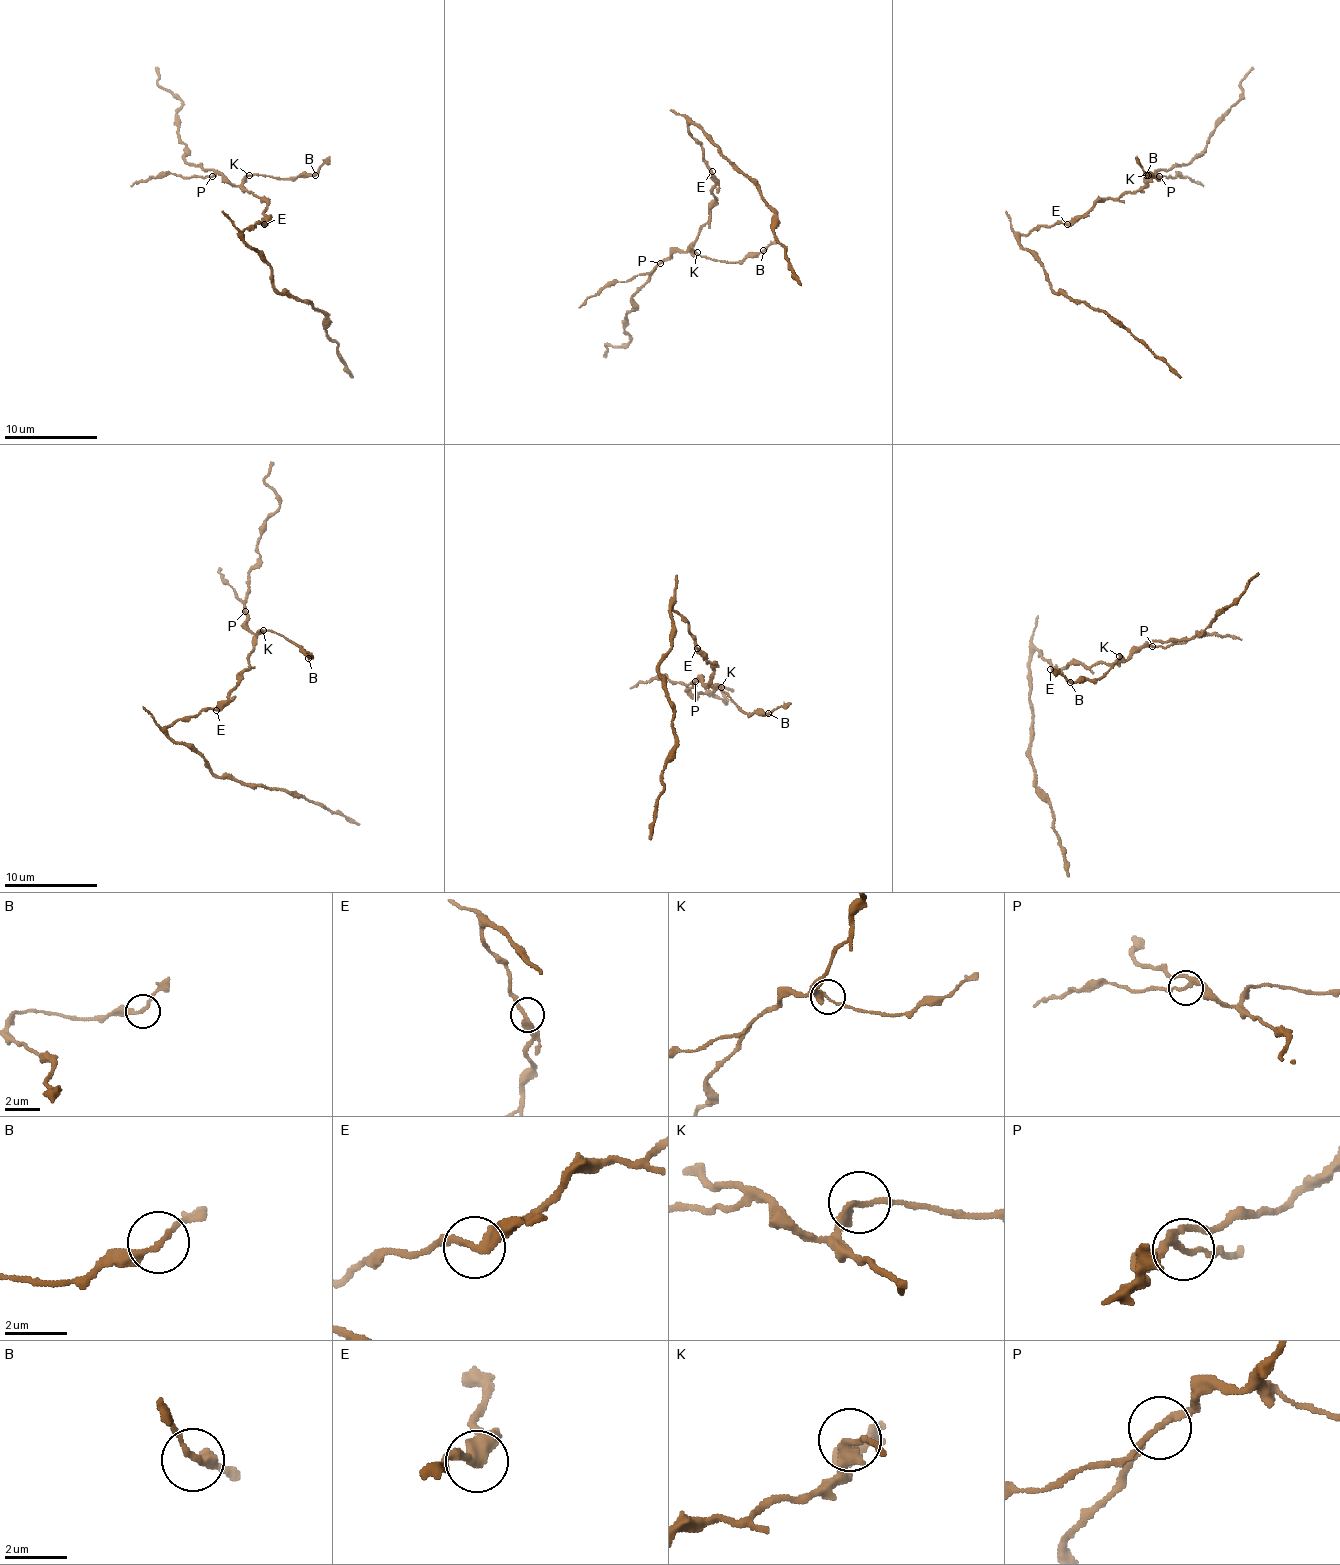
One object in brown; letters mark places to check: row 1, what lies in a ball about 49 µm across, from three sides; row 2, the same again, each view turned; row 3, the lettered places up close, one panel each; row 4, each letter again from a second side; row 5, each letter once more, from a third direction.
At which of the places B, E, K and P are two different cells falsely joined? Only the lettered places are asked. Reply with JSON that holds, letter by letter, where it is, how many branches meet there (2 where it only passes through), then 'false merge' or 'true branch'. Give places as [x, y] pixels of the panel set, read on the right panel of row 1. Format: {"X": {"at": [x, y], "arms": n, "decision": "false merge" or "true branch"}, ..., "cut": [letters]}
{"B": {"at": [1146, 175], "arms": 2, "decision": "true branch"}, "E": {"at": [1067, 224], "arms": 2, "decision": "true branch"}, "K": {"at": [1148, 175], "arms": 2, "decision": "true branch"}, "P": {"at": [1159, 176], "arms": 3, "decision": "false merge"}, "cut": ["P"]}

